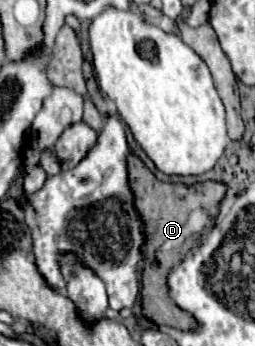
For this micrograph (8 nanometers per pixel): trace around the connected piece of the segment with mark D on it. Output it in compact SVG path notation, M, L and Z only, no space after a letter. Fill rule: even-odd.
M128 153L128 181L134 193L134 203L140 219L144 219L144 251L142 251L142 315L156 325L170 325L176 329L194 329L196 321L192 315L182 311L168 297L166 277L172 267L176 267L190 247L196 247L208 229L214 225L214 217L218 215L218 205L224 197L226 187L222 183L206 181L192 187L184 187L180 183L160 183L146 169L146 165L132 153ZM174 191L176 191L176 207L174 207Z

